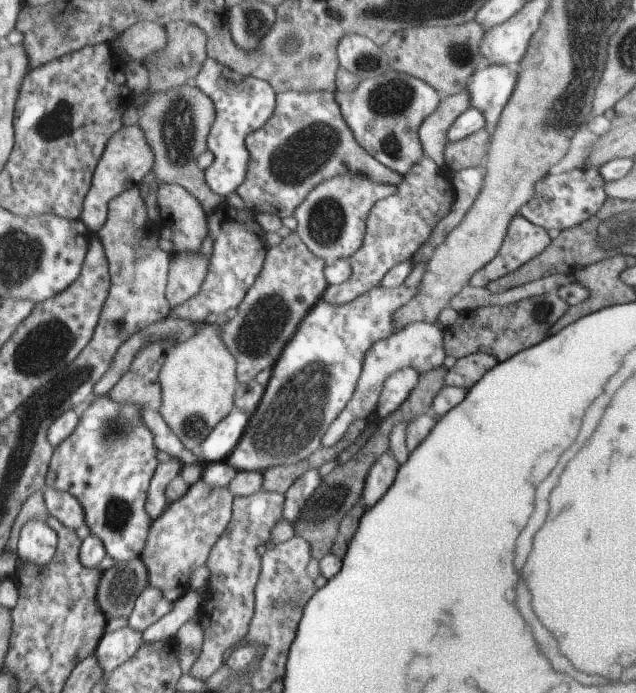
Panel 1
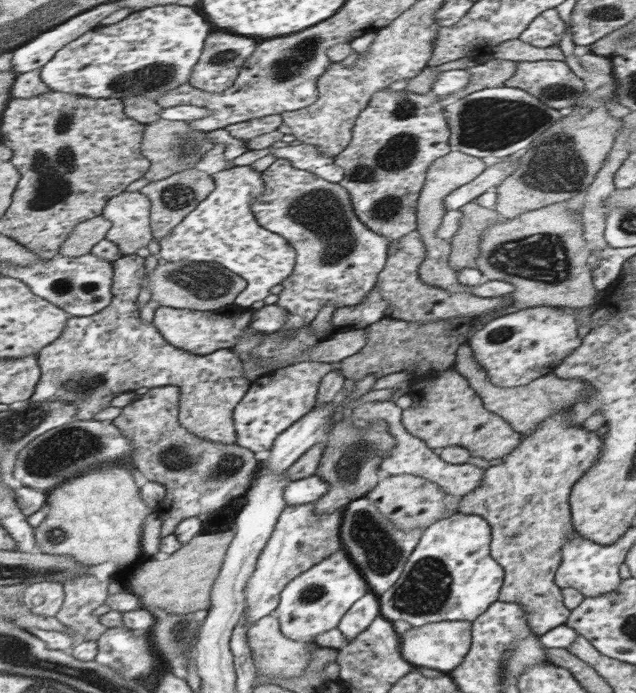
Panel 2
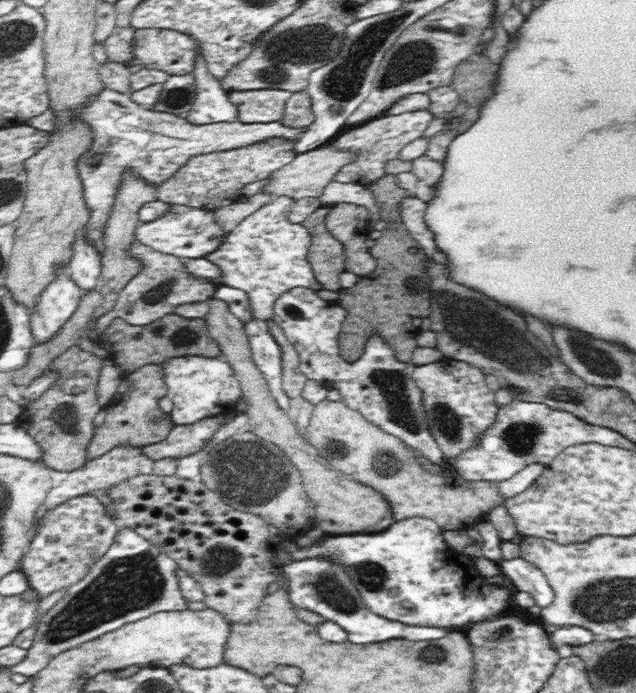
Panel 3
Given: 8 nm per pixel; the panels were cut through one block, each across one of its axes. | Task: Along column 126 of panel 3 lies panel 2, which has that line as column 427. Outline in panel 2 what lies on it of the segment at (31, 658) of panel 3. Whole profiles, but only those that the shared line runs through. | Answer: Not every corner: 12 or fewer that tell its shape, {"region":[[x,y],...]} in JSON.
{"region":[[459,512],[423,530],[377,596],[411,628],[473,624],[497,602],[491,526]]}

